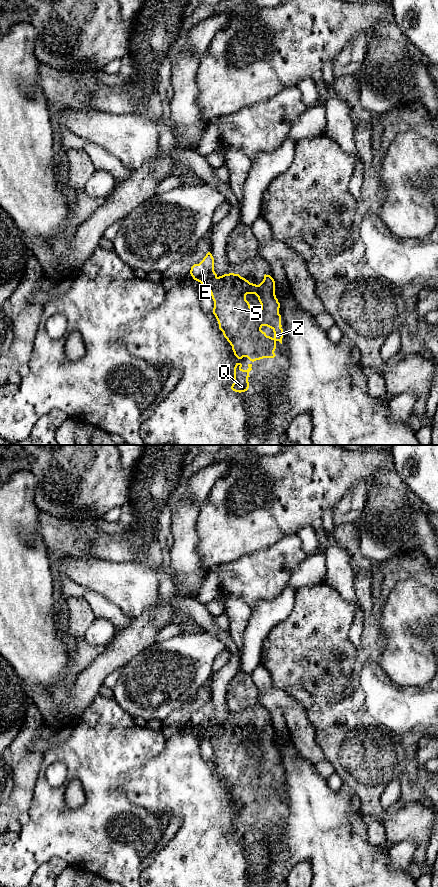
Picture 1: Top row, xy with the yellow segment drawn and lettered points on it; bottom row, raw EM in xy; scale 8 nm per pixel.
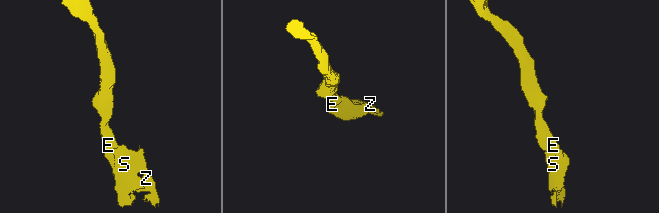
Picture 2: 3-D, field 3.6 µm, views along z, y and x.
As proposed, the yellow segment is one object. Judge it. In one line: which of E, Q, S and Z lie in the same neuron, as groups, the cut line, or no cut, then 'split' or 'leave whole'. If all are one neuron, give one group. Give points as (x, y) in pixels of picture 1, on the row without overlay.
E Q S Z; no cut; leave whole

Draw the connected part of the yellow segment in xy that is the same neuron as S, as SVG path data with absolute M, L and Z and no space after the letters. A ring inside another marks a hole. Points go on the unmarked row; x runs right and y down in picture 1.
M210 700L199 712L191 715L190 722L201 731L201 735L210 739L214 749L213 762L219 777L238 807L247 805L254 810L276 804L276 790L282 792L283 777L279 762L280 751L275 743L275 729L270 723L265 722L259 733L234 721L218 725ZM247 742L258 745L260 758L250 755L246 748ZM263 774L273 778L273 786L261 778Z

